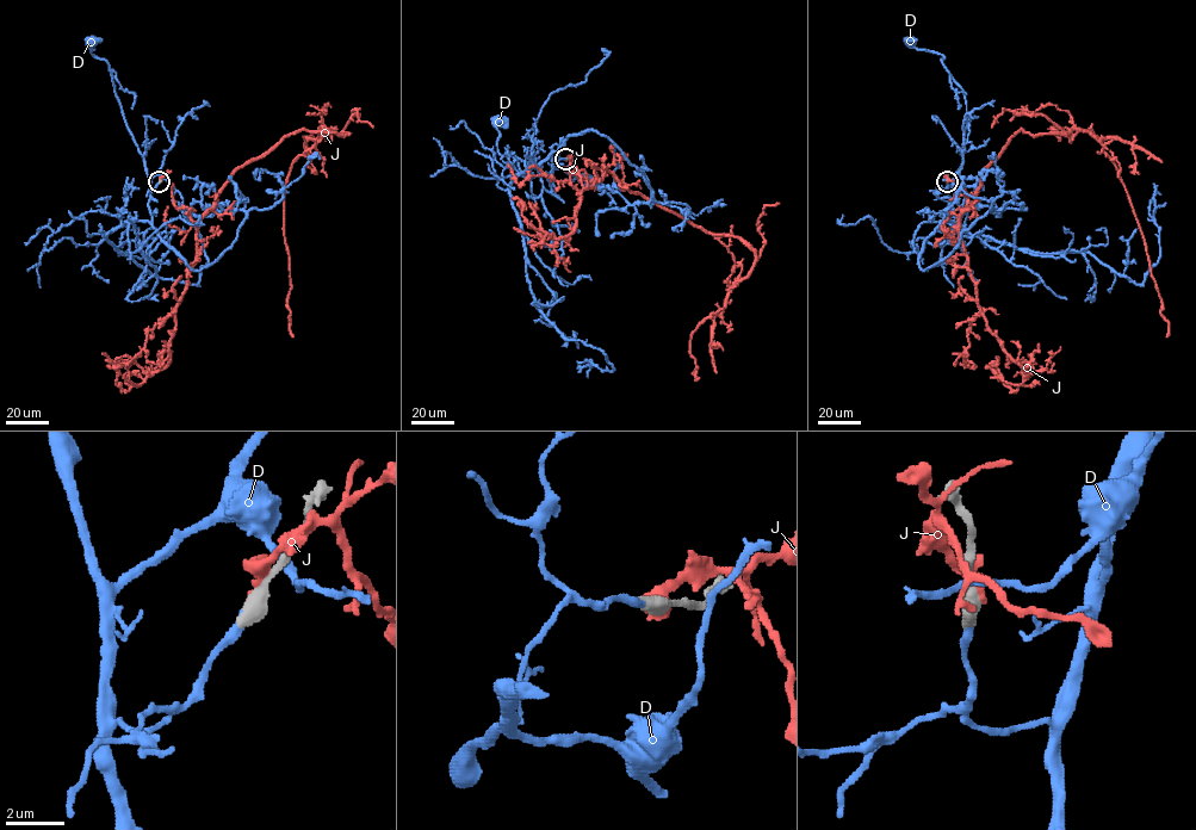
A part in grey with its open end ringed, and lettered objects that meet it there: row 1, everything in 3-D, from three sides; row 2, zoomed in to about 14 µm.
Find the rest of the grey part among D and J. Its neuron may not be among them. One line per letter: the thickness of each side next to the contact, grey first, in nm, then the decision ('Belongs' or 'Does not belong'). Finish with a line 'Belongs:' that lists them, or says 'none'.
D: Thickness 600 nm (grey) against 320 nm. Belongs
J: Thickness 400 nm (grey) against 500 nm. Does not belong
Belongs: D

